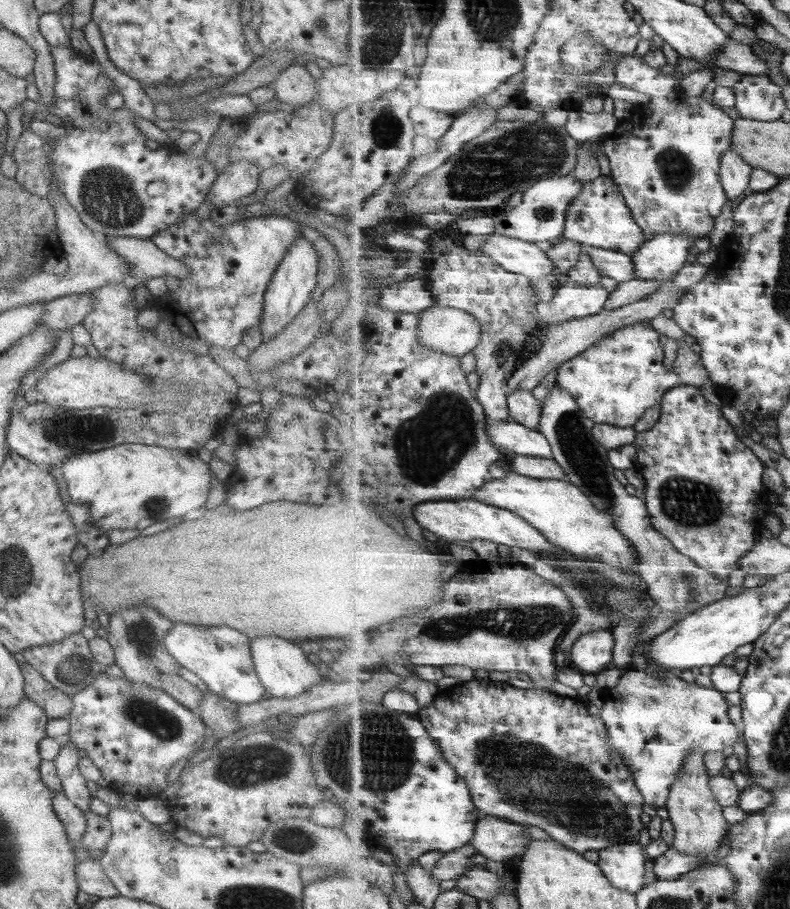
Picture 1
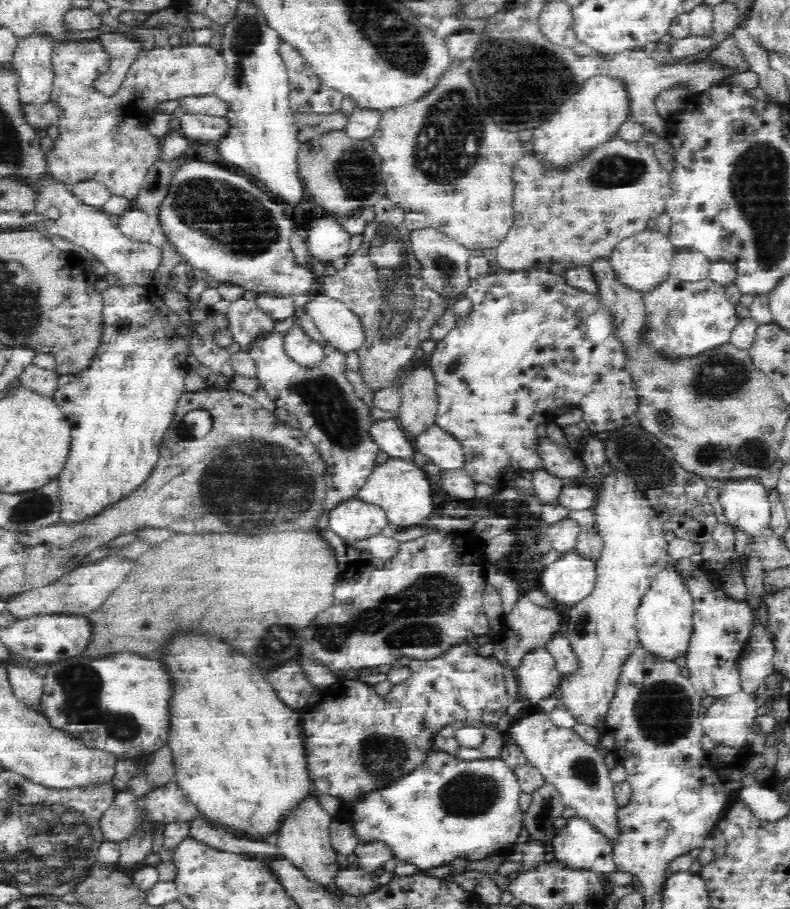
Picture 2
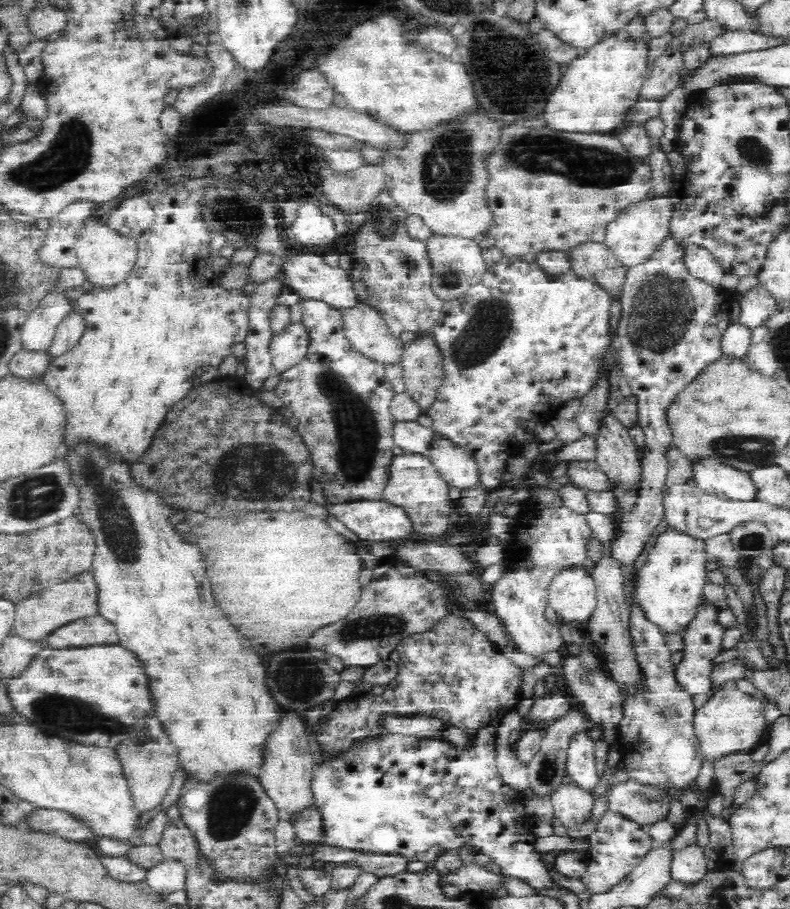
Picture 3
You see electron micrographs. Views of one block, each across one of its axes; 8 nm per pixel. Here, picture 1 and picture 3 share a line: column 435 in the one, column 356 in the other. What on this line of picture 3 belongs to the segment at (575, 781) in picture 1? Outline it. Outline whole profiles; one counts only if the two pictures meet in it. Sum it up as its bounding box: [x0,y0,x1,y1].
[315,613,523,756]

